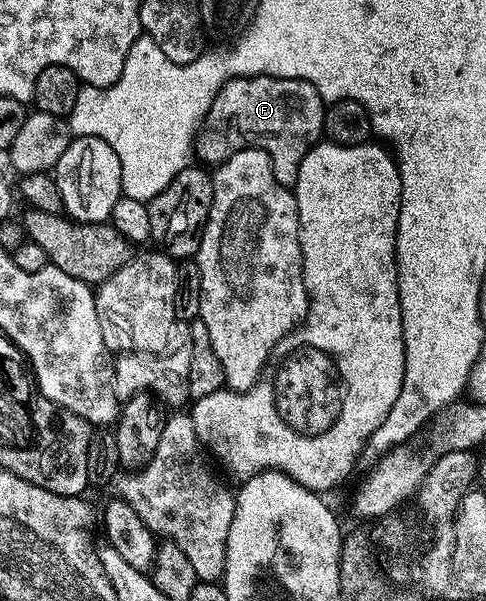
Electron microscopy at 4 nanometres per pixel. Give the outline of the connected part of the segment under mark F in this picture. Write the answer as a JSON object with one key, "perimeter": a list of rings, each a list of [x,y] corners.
{"perimeter":[[[232,77],[215,95],[207,115],[201,120],[201,128],[193,138],[192,152],[196,160],[198,157],[202,161],[198,161],[202,166],[216,167],[241,149],[262,149],[267,151],[271,159],[275,179],[293,187],[299,179],[299,167],[307,151],[311,151],[322,140],[326,108],[326,102],[322,101],[317,88],[306,81],[282,77]]]}

